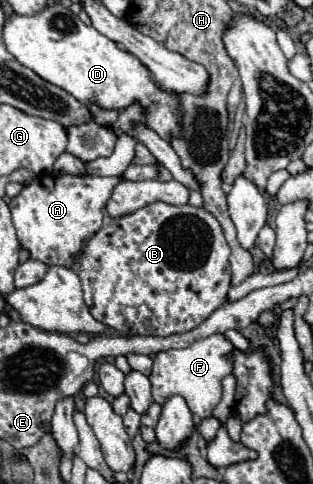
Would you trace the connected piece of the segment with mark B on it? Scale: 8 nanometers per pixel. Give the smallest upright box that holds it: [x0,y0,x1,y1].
[78,203,230,337]

